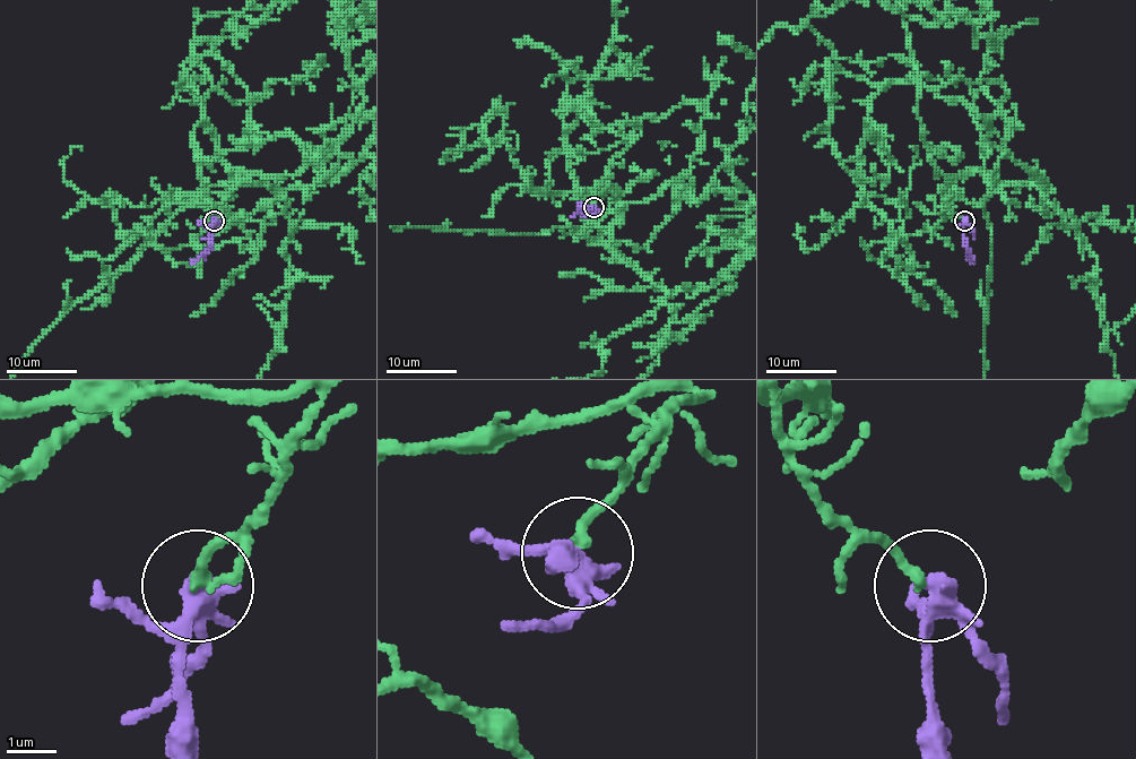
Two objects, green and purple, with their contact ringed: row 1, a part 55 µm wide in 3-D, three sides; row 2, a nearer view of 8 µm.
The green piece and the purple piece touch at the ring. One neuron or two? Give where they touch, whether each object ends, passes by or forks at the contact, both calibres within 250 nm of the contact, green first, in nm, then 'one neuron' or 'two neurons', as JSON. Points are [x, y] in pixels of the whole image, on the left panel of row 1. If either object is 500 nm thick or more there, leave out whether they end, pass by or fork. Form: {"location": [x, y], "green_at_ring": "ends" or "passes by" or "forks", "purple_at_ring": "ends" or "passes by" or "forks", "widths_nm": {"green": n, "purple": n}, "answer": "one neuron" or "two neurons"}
{"location": [214, 221], "green_at_ring": "ends", "purple_at_ring": "forks", "widths_nm": {"green": 220, "purple": 320}, "answer": "two neurons"}

